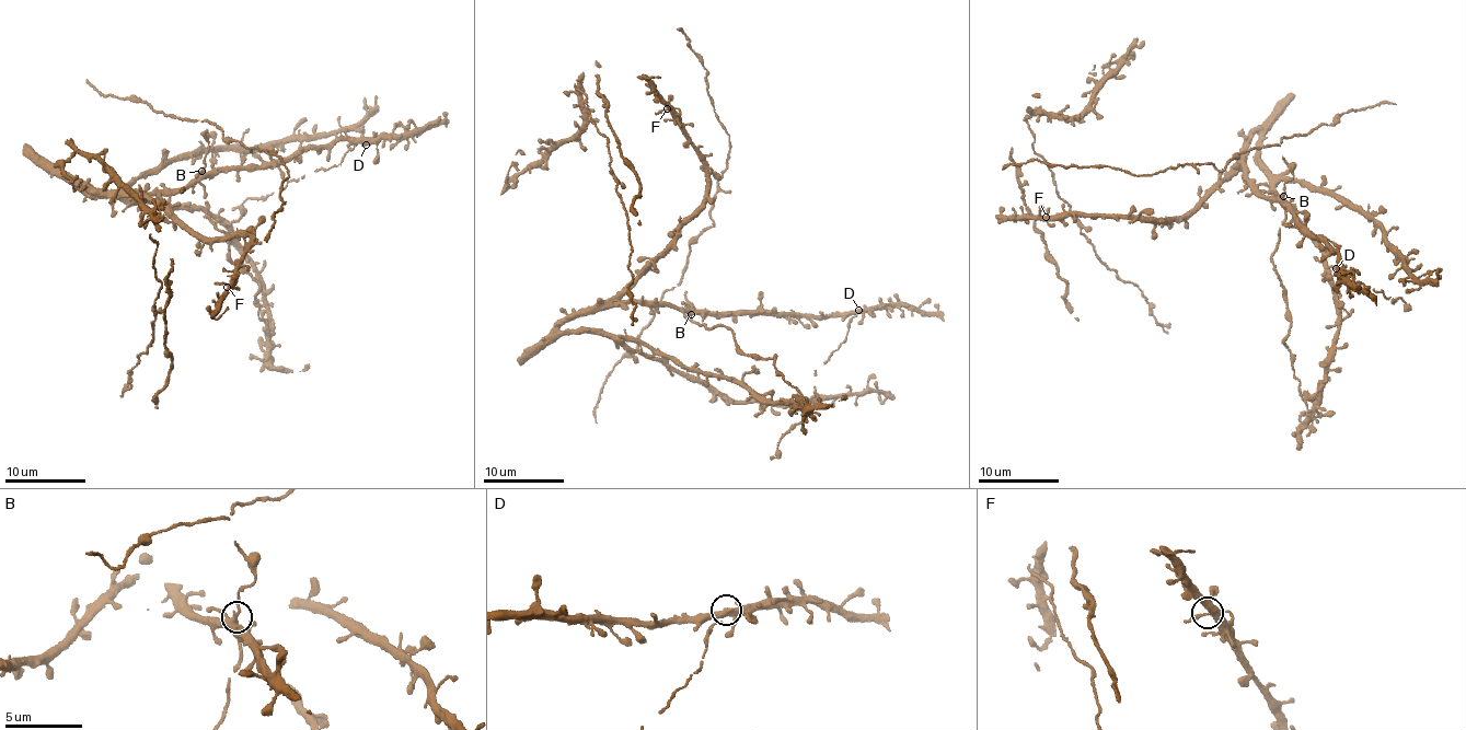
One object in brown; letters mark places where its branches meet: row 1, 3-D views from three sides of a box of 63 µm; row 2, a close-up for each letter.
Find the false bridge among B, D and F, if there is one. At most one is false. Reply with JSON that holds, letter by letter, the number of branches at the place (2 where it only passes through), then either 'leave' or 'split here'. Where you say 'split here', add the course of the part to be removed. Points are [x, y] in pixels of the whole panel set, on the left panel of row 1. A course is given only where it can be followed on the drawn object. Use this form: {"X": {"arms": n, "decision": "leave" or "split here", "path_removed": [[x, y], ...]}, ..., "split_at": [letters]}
{"B": {"arms": 5, "decision": "leave"}, "D": {"arms": 5, "decision": "leave"}, "F": {"arms": 5, "decision": "leave"}, "split_at": []}

